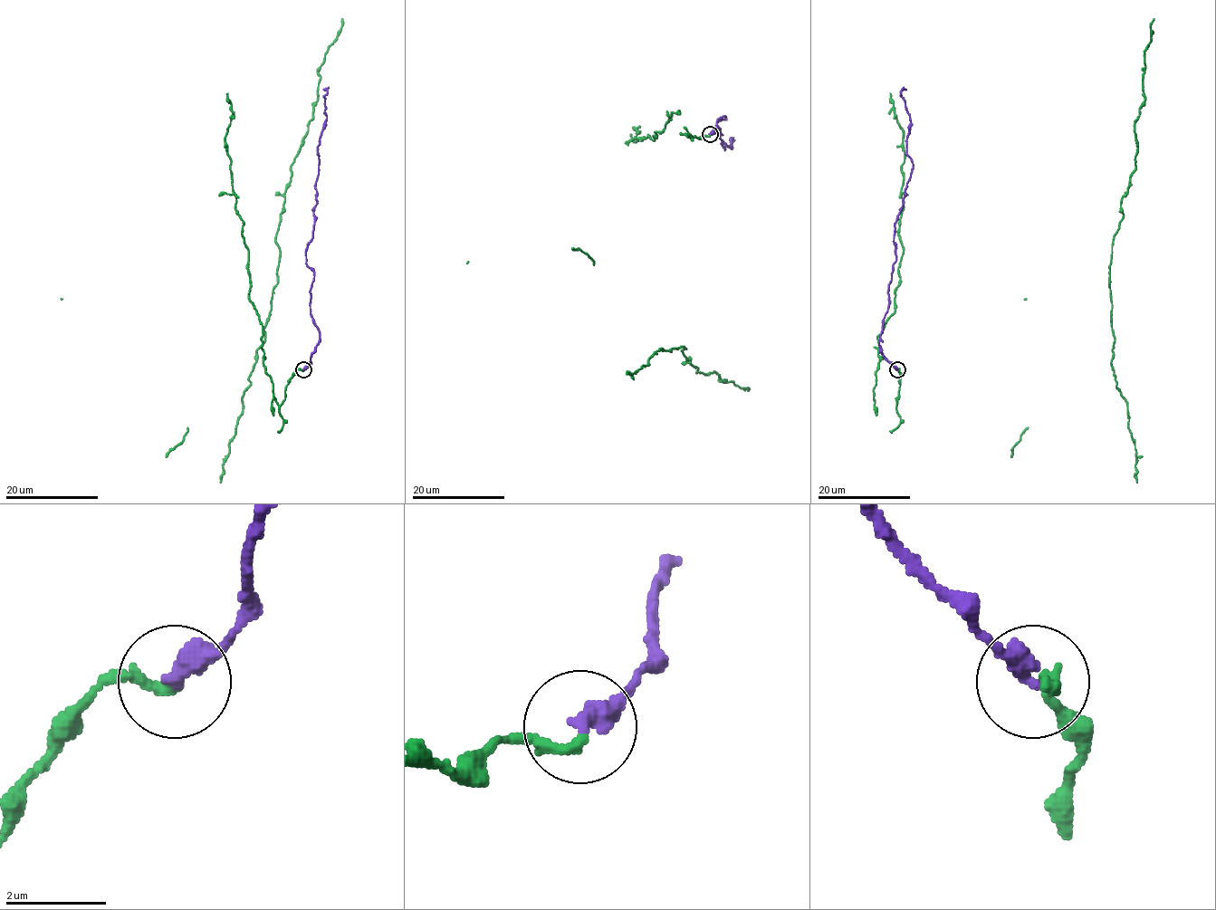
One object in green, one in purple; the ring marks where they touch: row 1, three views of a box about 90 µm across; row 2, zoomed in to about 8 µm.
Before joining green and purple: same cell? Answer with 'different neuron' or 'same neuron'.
same neuron

